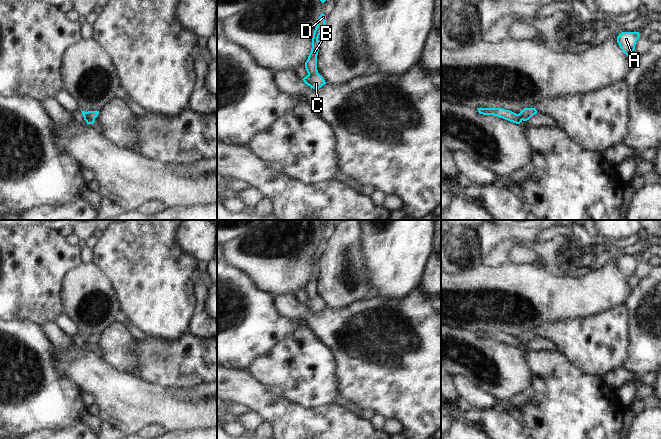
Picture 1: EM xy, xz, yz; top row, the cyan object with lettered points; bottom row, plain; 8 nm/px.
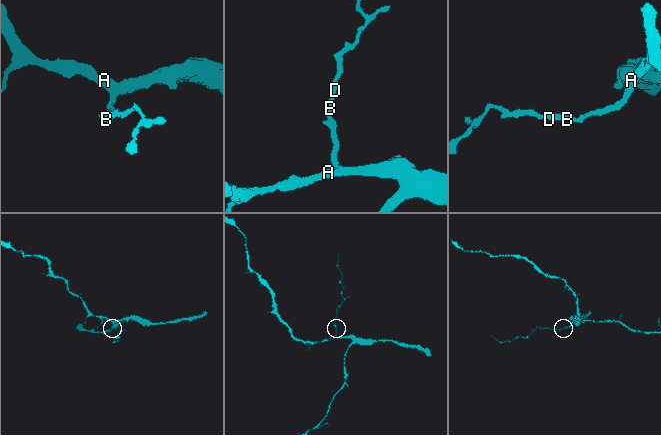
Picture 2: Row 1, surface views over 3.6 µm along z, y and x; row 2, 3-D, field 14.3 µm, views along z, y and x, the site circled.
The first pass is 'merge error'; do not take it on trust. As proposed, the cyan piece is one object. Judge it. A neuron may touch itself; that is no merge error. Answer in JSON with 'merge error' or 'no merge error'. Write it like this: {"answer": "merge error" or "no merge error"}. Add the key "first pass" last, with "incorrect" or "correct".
{"answer": "no merge error", "first pass": "incorrect"}

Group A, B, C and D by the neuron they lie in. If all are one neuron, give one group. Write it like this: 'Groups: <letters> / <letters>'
Groups: A B C D.

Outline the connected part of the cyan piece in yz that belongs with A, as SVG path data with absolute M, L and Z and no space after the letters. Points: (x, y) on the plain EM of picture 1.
M622 256L617 261L617 267L622 275L629 280L629 278L635 274L635 269L638 262L639 256Z

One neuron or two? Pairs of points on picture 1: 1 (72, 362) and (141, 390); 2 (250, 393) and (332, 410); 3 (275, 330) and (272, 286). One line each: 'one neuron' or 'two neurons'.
1: one neuron
2: one neuron
3: two neurons

